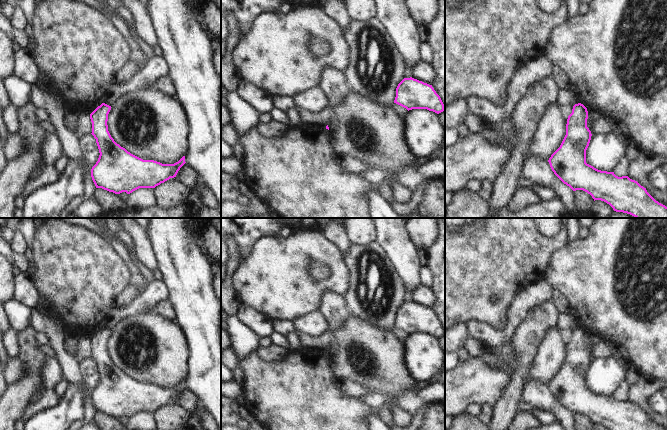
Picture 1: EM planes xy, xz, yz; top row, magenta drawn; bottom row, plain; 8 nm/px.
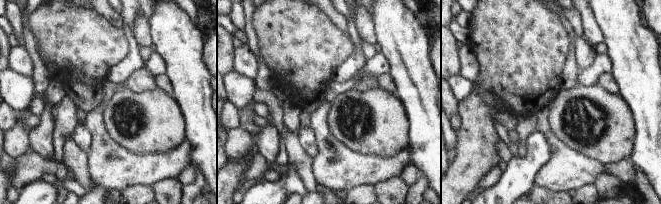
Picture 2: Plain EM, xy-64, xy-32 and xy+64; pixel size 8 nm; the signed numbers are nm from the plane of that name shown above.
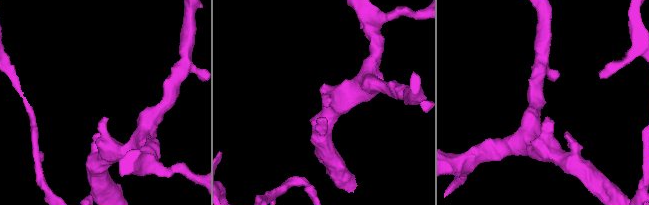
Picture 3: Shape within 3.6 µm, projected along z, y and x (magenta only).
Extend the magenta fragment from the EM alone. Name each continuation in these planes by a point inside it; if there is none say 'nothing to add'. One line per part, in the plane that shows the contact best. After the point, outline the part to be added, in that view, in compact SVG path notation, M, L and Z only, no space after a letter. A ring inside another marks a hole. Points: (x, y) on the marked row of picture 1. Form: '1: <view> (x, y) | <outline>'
nothing to add

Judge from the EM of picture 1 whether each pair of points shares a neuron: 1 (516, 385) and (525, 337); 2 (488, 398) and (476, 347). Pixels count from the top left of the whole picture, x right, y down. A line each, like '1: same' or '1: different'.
1: same
2: different

